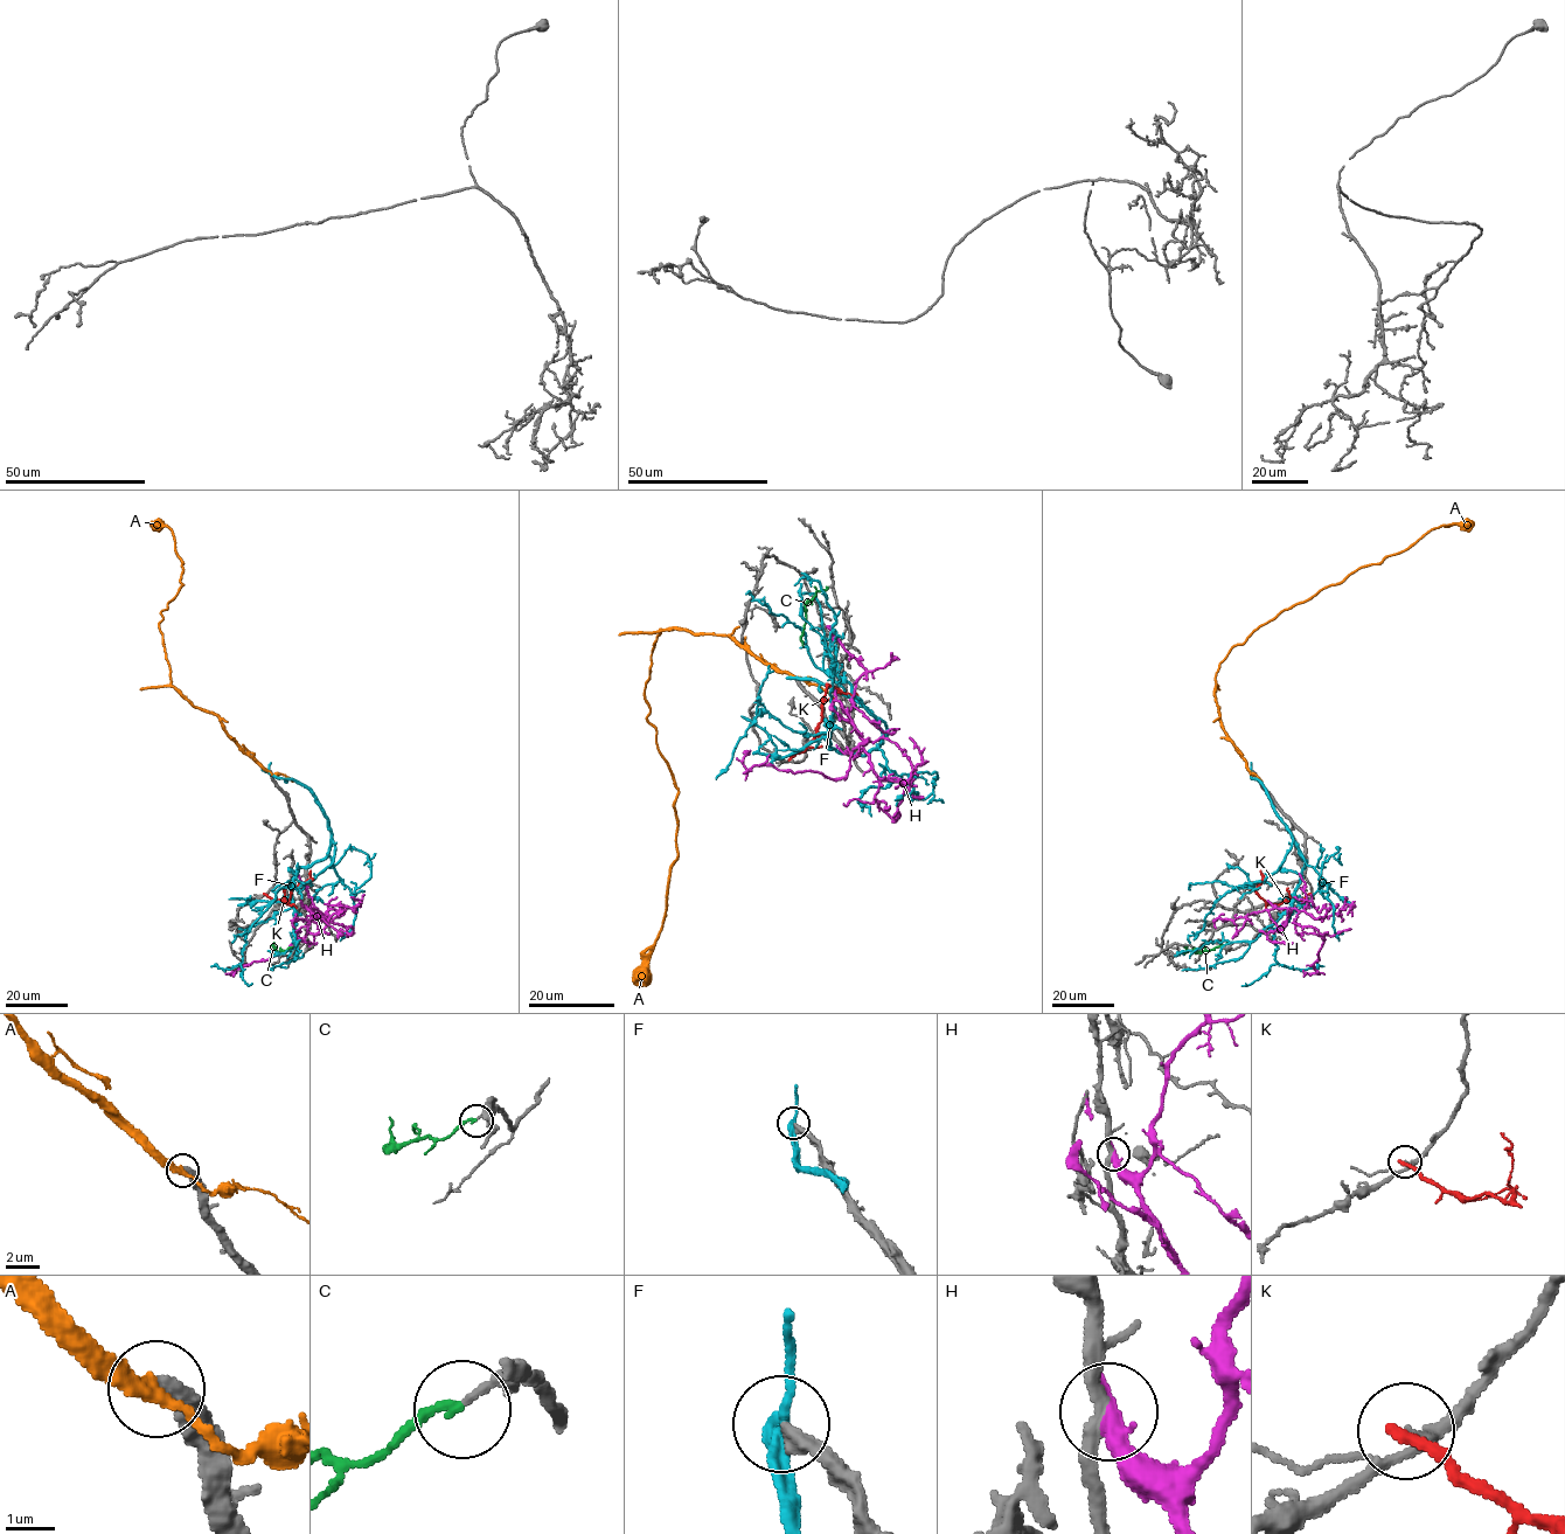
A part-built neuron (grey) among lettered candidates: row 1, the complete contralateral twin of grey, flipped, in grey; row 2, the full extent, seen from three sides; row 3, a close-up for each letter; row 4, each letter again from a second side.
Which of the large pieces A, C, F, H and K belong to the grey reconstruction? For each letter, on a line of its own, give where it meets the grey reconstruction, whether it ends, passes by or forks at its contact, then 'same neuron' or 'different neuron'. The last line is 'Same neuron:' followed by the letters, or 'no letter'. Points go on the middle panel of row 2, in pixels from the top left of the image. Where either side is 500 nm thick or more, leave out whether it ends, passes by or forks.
A: meets grey at (794, 678); it passes by; same neuron
C: meets grey at (828, 588); it ends there; same neuron
F: meets grey at (794, 678); it forks there; different neuron
H: meets grey at (841, 706); it passes by; different neuron
K: meets grey at (790, 758); it ends there; different neuron
Same neuron: A, C

